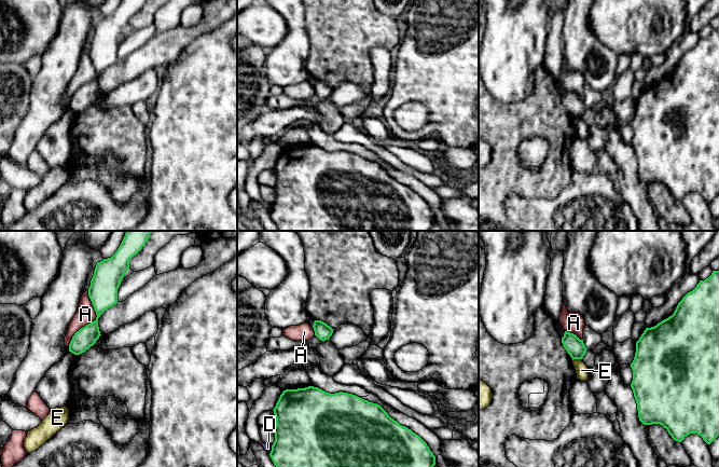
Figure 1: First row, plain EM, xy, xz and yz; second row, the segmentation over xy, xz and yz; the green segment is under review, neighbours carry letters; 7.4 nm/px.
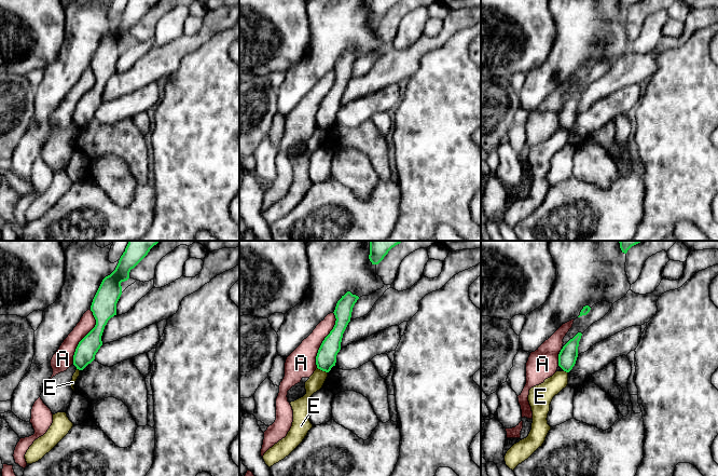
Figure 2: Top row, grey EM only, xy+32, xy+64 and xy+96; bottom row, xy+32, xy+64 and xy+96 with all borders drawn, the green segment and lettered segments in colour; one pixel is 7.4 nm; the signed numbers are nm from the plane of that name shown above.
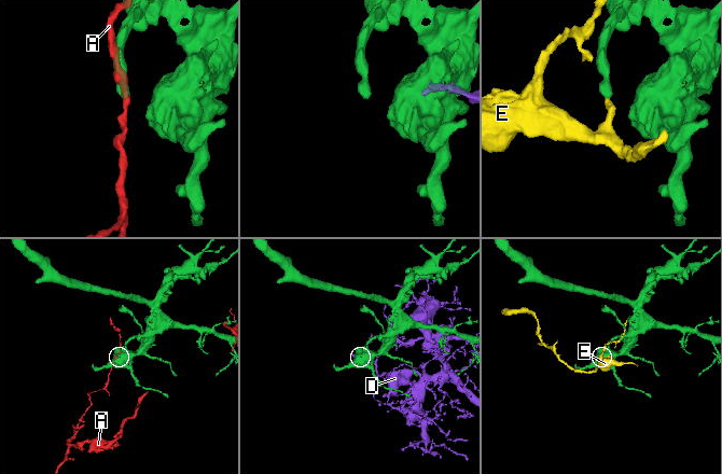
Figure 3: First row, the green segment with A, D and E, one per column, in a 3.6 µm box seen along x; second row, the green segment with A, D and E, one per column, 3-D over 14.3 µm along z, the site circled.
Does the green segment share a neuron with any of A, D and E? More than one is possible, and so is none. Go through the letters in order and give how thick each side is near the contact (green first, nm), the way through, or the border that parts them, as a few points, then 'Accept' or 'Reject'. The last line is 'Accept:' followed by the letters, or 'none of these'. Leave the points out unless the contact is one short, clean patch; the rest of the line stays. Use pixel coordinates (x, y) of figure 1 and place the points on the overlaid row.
A: Thickness 220 nm (green) against 150 nm. Reject
D: Thickness 440 nm (green) against 50 nm. Reject
E: Thickness 140 nm (green) against 100 nm. Boundary: yz (581, 358), (572, 360). Reject
Accept: none of these

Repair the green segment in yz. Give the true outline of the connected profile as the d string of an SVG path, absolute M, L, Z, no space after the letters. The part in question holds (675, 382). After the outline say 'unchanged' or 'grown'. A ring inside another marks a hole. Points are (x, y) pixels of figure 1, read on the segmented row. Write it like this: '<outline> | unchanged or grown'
M719 271L688 292L674 314L656 326L646 328L636 342L631 387L637 403L638 417L644 425L660 424L675 441L697 434L710 444L719 436Z | unchanged

